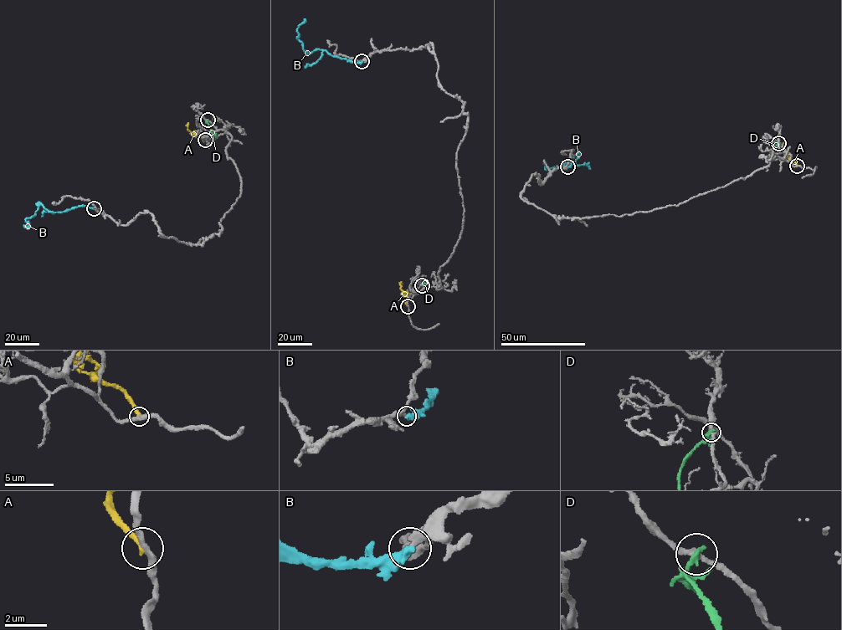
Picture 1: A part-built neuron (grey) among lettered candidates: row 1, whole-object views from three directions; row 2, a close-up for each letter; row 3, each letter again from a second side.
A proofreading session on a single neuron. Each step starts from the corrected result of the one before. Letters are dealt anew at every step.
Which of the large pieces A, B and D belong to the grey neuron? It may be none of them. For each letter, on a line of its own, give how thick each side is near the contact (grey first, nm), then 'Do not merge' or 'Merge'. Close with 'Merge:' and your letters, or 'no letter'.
A: Thickness 280 nm (grey) against 320 nm. Do not merge
B: Thickness 280 nm (grey) against 440 nm. Do not merge
D: Thickness 260 nm (grey) against 280 nm. Do not merge
Merge: no letter

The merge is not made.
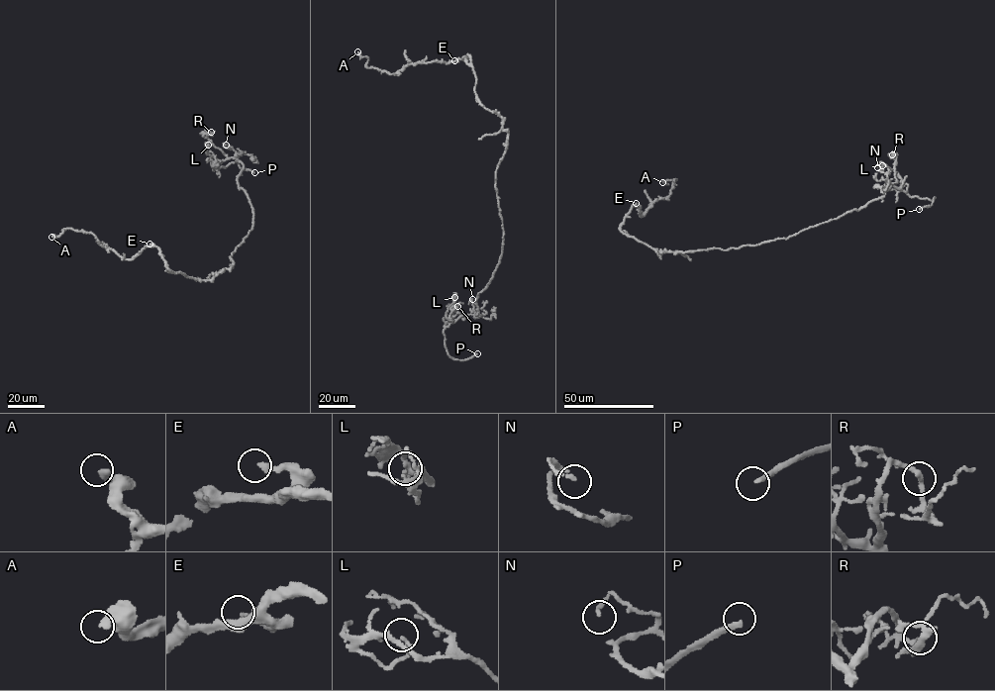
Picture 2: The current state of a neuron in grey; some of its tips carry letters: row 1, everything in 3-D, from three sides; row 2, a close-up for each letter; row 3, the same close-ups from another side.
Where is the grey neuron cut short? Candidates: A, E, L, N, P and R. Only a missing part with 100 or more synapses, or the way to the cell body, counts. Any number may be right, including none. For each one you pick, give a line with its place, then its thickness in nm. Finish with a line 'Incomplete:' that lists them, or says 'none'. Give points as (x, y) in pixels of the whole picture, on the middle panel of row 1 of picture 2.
P: (477, 353) | 220 nm
Incomplete: P

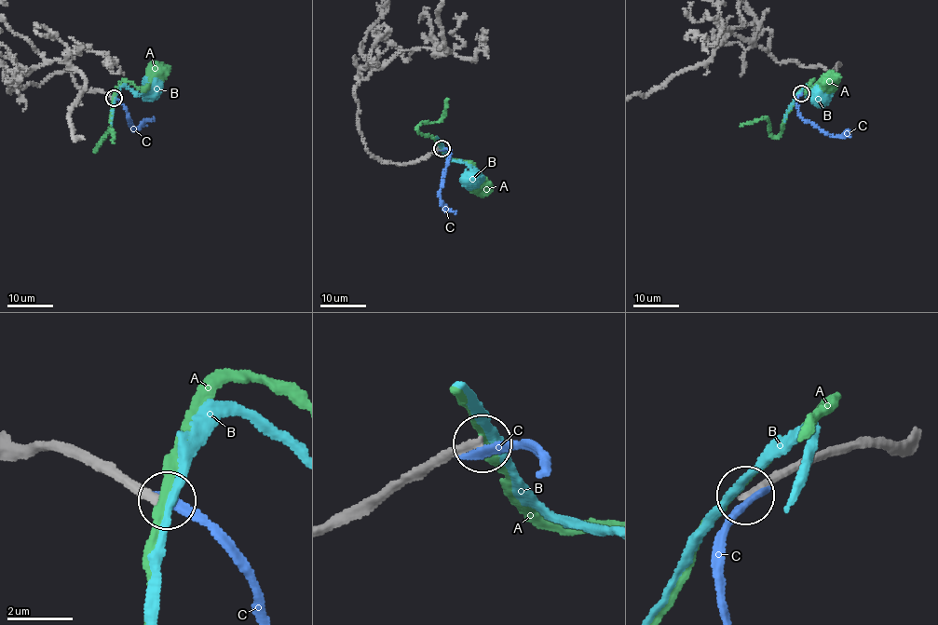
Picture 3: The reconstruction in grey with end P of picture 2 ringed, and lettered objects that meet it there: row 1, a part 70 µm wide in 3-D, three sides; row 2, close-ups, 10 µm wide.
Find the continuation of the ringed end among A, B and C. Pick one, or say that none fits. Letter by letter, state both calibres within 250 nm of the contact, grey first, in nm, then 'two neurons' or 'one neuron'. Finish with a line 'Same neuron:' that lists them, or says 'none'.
A: calibres 240 and 240 nm; two neurons
B: calibres 240 and 240 nm; two neurons
C: calibres 320 and 240 nm; two neurons
Same neuron: none

